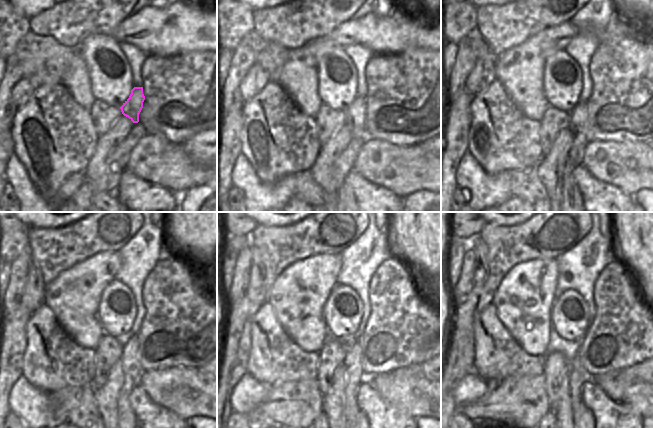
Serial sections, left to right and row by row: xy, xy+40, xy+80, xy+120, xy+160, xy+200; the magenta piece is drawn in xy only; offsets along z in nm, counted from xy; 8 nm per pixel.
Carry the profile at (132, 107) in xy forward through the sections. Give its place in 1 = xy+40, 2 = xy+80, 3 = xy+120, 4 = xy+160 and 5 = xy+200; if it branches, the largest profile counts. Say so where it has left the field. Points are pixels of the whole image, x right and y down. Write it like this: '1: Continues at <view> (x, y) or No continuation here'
1: Continues at xy+40 (355, 113)
2: Continues at xy+80 (579, 124)
3: Continues at xy+120 (130, 360)
4: Continues at xy+160 (355, 375)
5: Continues at xy+200 (578, 375).

